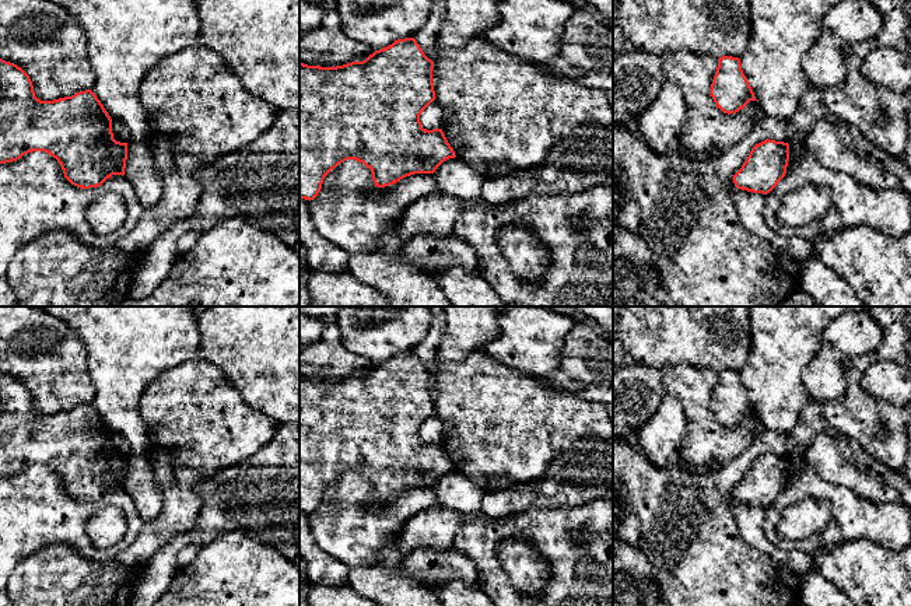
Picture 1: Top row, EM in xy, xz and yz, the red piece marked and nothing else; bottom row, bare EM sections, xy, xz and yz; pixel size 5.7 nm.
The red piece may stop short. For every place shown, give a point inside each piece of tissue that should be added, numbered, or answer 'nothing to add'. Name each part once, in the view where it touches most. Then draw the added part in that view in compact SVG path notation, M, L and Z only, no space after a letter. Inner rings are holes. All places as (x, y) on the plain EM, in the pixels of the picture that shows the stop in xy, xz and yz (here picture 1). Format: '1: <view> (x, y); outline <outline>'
nothing to add

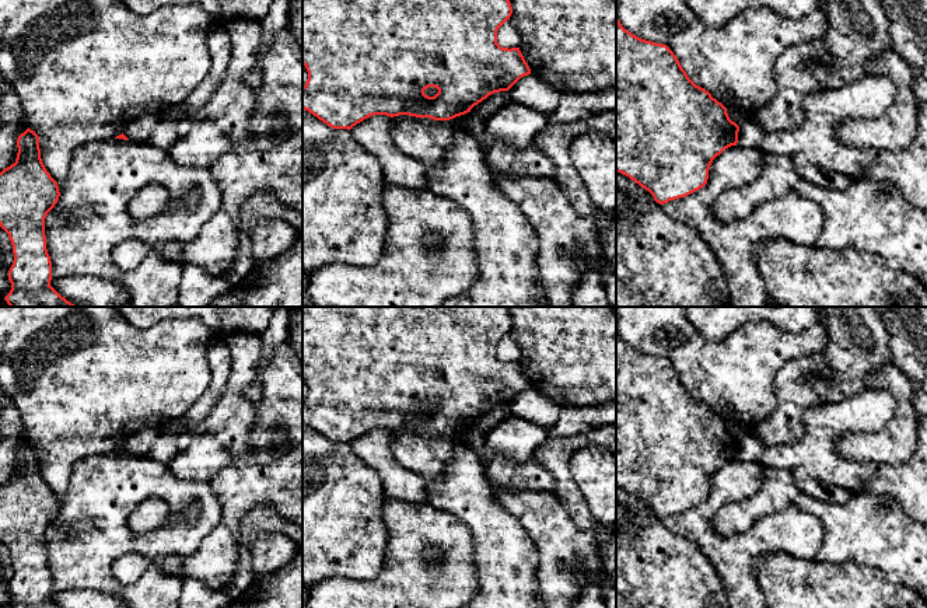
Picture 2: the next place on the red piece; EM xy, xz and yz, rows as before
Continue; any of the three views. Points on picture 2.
nothing to add

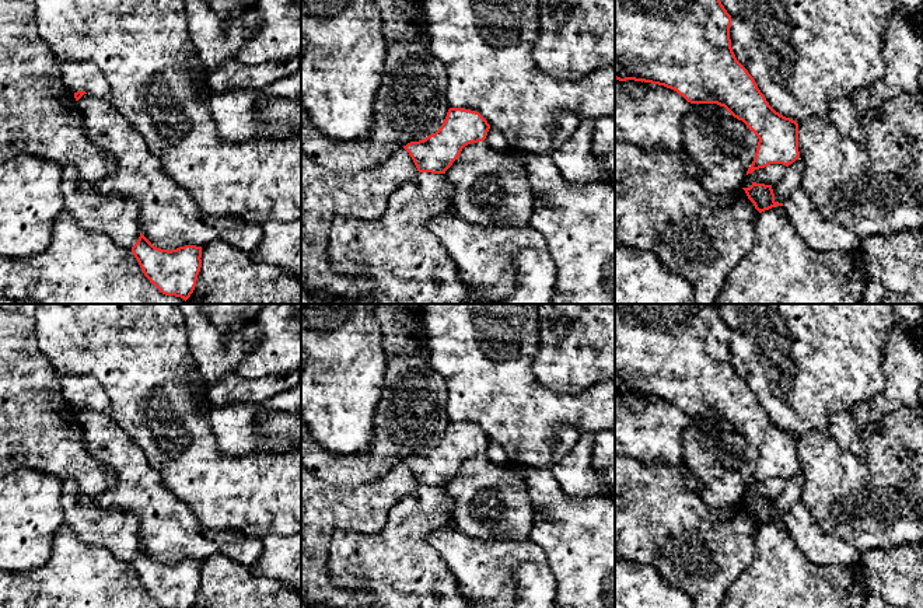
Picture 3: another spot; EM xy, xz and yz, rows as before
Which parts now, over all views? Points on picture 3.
nothing to add

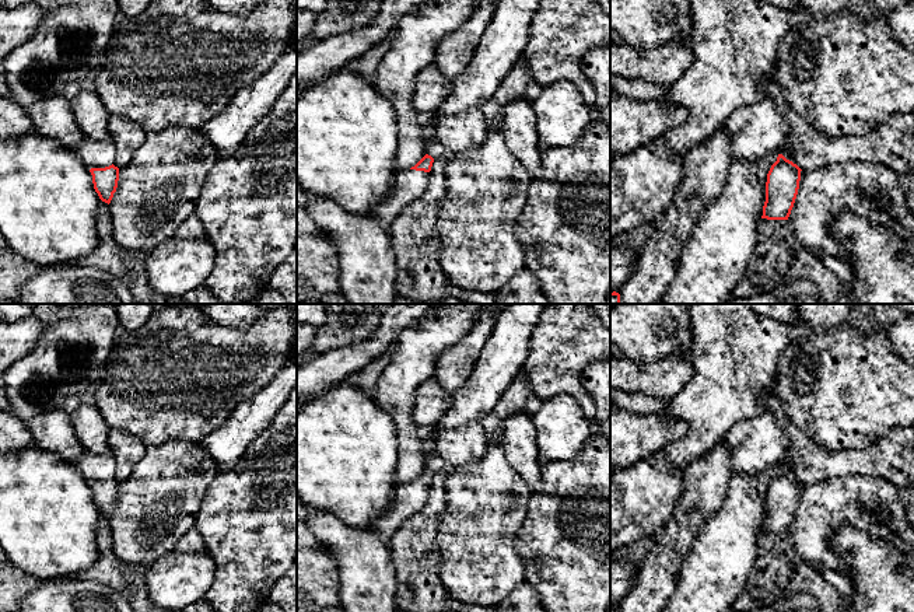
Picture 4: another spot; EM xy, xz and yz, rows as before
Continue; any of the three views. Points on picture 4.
1: xy (95, 468); outline M85 451L74 465L88 483L109 480L116 472L116 461L111 454L98 455Z

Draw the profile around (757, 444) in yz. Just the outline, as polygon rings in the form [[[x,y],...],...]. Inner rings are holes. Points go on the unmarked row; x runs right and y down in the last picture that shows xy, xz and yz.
[[[770,410],[736,423],[724,441],[732,450],[733,473],[760,475],[770,468],[780,468],[789,448],[788,436]]]

